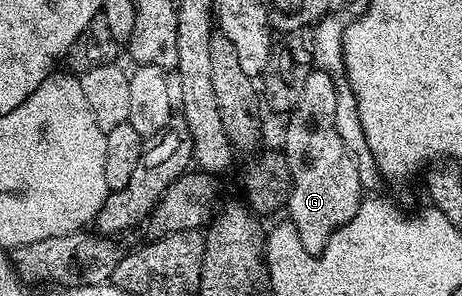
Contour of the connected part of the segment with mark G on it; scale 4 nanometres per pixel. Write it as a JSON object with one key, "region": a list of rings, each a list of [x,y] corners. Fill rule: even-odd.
{"region":[[[317,68],[311,69],[308,80],[304,80],[304,92],[300,92],[300,100],[296,108],[290,111],[286,122],[286,146],[284,153],[290,169],[290,196],[286,199],[285,209],[290,210],[288,221],[296,228],[300,236],[300,244],[309,254],[319,255],[328,244],[328,240],[360,208],[364,191],[360,184],[360,172],[354,163],[354,157],[348,152],[344,140],[340,140],[340,132],[336,132],[336,88],[335,75],[326,74]]]}

